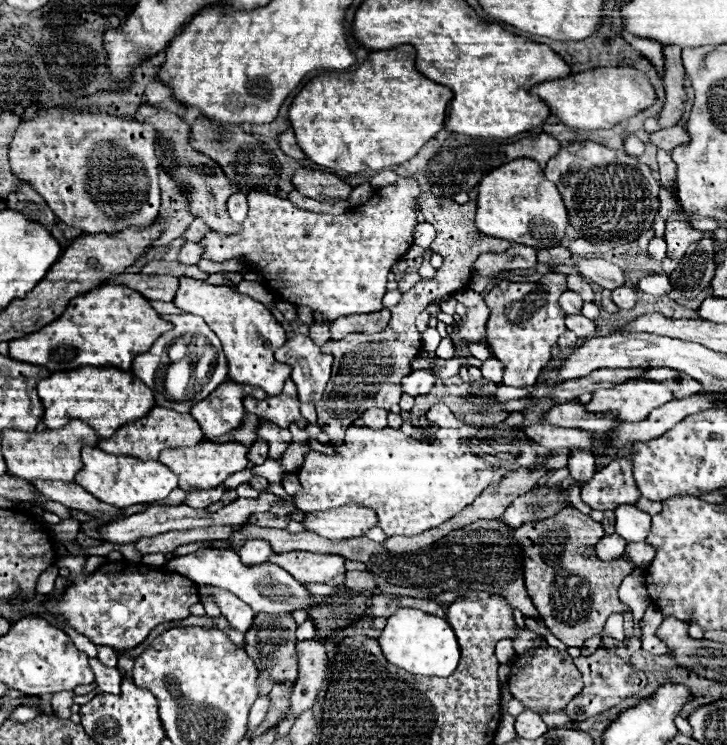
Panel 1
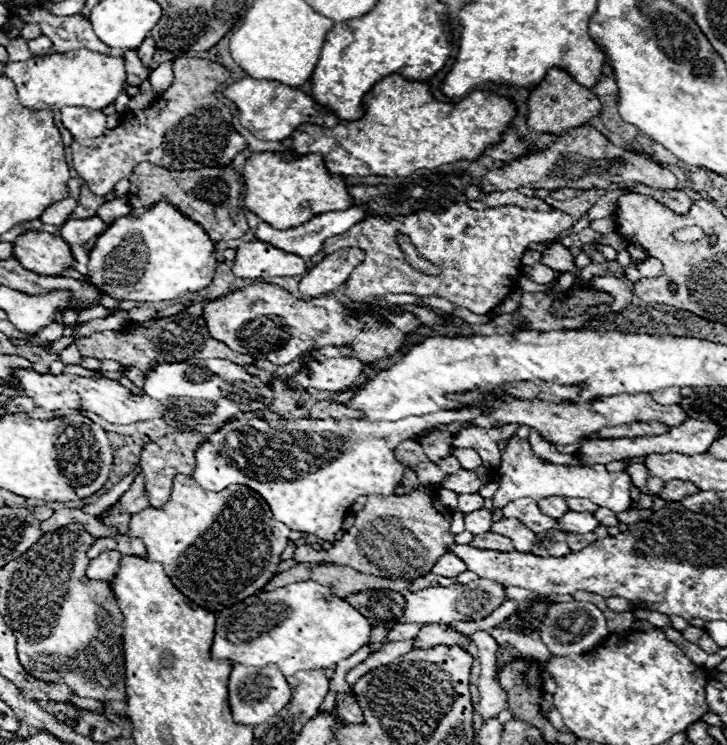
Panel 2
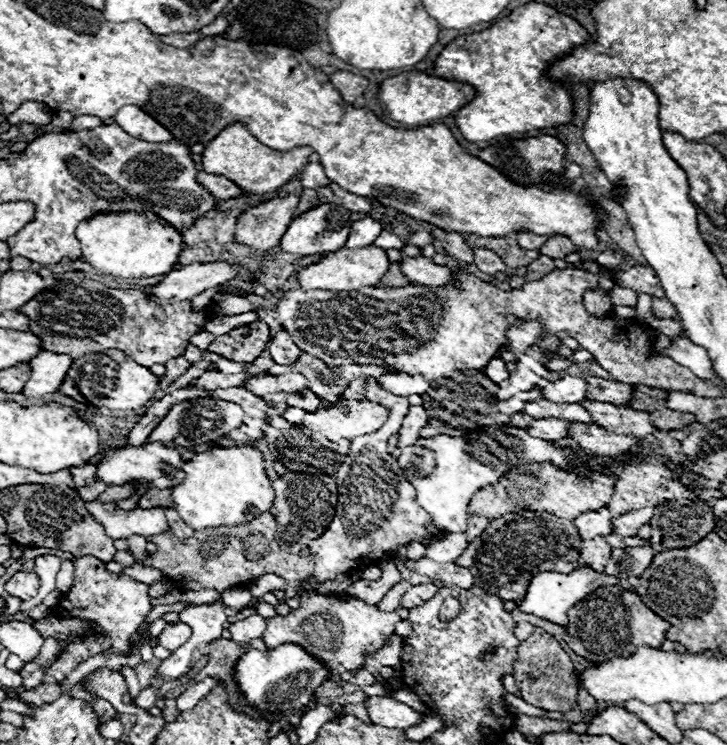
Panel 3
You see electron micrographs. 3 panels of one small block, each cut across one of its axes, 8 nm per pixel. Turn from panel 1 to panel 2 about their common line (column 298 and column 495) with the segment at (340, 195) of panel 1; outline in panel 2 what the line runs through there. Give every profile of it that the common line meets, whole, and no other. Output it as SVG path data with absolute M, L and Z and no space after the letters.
M580 126L574 130L574 136L570 134L564 134L554 146L538 152L538 154L532 154L528 158L522 158L522 160L514 160L510 164L506 164L504 168L494 168L490 170L480 182L480 190L484 194L492 194L492 192L504 192L504 190L516 190L520 186L524 188L544 188L544 190L558 190L558 188L578 188L578 190L592 190L592 188L610 188L612 184L632 184L632 182L638 182L638 184L646 184L646 186L654 186L654 188L662 188L662 190L674 190L678 186L678 180L676 176L656 164L652 158L646 158L644 154L638 154L638 152L628 152L616 144L612 144L604 134L600 134L598 130L594 130L592 126Z

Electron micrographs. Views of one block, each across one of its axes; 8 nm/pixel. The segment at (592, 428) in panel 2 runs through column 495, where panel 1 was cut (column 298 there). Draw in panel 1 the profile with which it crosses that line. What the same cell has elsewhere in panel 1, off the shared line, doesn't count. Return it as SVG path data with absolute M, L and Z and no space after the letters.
M292 380L286 382L282 394L268 396L264 400L248 398L244 400L244 408L250 414L256 414L280 428L288 428L290 424L298 422L300 416L300 402L296 402L296 384Z

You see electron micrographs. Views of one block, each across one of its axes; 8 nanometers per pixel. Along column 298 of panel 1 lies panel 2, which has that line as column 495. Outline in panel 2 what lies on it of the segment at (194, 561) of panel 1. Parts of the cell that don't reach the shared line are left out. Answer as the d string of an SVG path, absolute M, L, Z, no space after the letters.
M478 578L476 582L470 584L454 584L450 588L438 586L438 588L424 588L418 592L402 592L404 594L404 614L396 620L396 622L388 622L388 626L376 626L372 630L372 642L384 642L388 632L396 626L396 624L406 624L406 622L420 622L420 624L428 624L428 622L440 622L440 624L450 624L450 622L458 622L458 620L482 620L486 618L492 610L496 610L502 602L504 602L504 586L486 578Z

